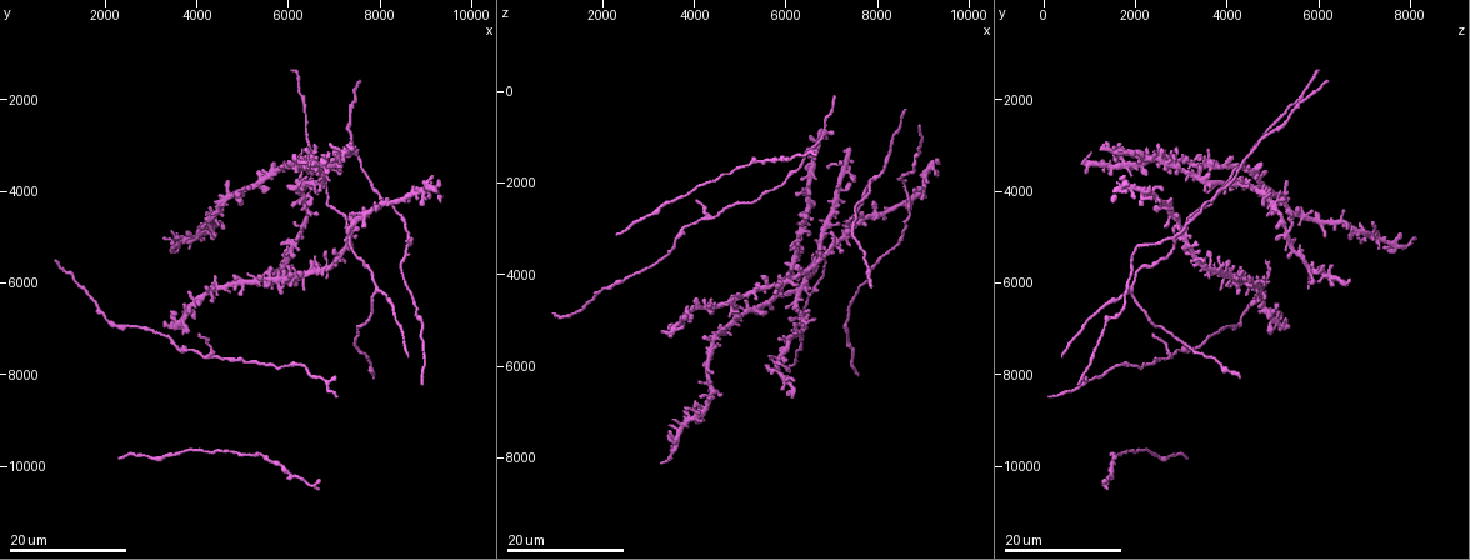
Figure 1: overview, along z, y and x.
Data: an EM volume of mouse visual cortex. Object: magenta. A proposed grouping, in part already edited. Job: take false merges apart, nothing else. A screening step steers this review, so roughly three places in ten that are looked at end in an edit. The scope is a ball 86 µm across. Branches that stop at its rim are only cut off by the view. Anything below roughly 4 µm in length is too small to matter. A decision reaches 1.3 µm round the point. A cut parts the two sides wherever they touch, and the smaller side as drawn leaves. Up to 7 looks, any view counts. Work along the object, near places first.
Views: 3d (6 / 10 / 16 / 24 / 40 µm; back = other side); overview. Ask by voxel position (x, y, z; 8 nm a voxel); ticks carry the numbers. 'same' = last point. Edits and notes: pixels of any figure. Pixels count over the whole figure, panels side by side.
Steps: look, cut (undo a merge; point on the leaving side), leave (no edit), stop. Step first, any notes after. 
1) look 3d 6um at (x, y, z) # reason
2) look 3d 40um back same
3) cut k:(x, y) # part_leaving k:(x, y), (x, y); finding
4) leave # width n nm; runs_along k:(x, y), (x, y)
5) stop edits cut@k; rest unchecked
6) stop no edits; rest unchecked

look 3d 16um at (7350, 5000, 2950)

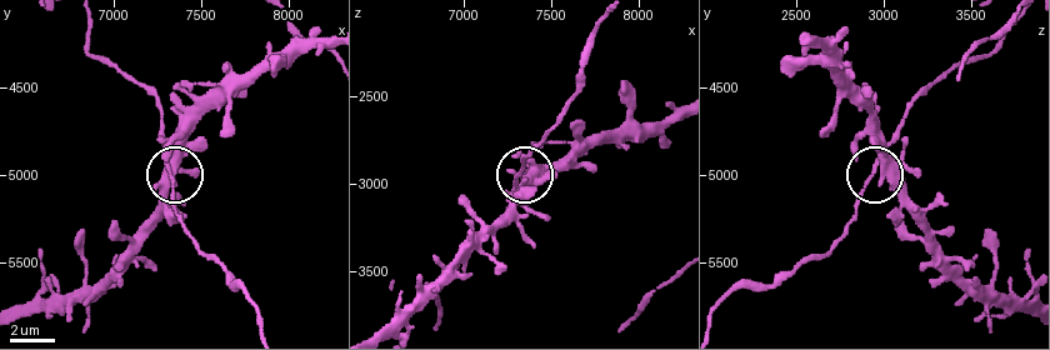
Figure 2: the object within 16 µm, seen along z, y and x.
look 3d 10um at (7320, 5000, 2960)

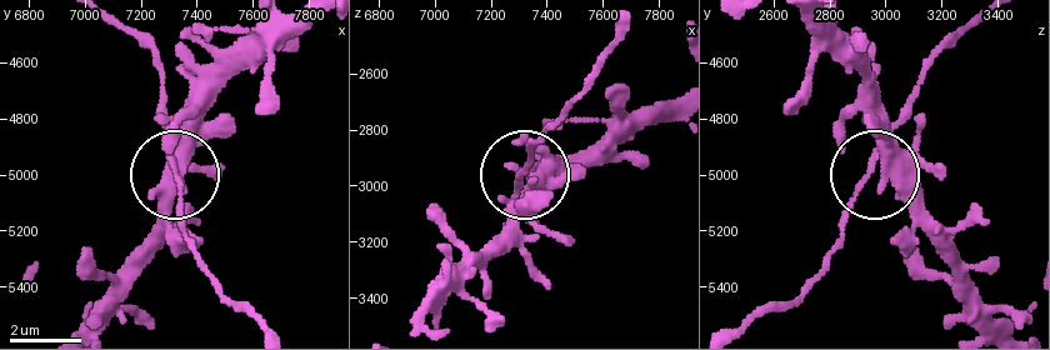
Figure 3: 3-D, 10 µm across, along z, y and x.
leave # width 340 nm; continuous, no second neuron

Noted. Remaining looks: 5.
look 3d 24um at (7750, 5650, 2200) # thick turns thin

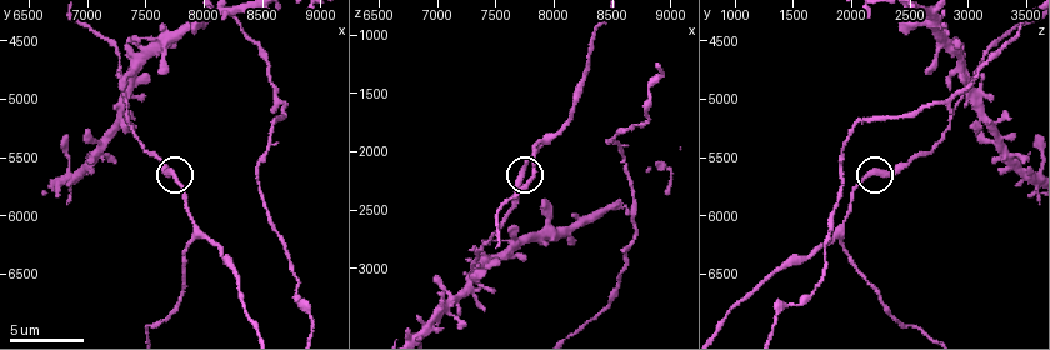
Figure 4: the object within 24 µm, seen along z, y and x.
look 3d 6um at (7740, 5660, 2180)

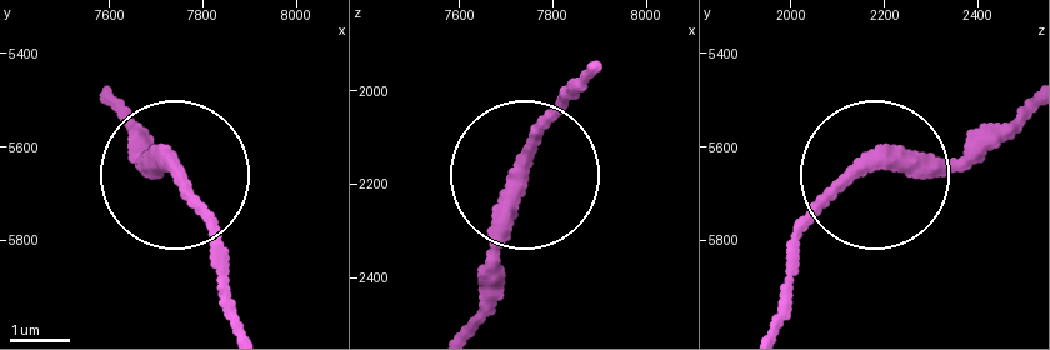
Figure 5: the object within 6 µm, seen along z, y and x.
leave # width 270 nm; runs_along 5:(469, 324), (533, 130), (568, 90); all the same neuron

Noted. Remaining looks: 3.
look 3d 24um at (4350, 7550, 2800) # thin arm on a thick one

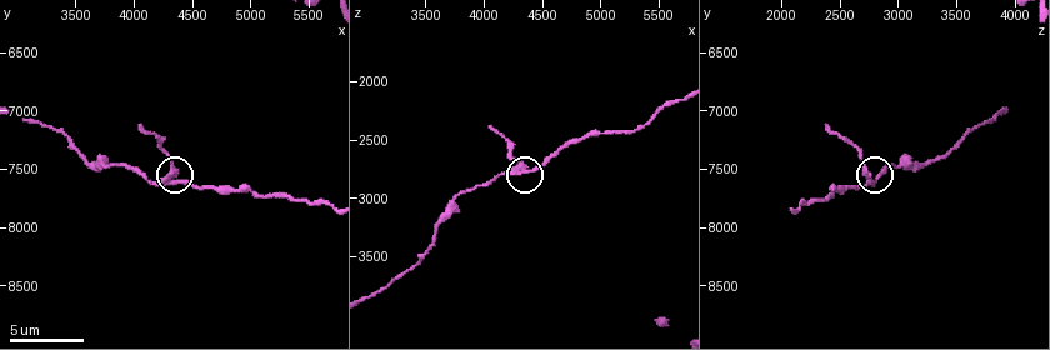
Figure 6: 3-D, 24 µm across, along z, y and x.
look 3d 6um at (4340, 7560, 2760)

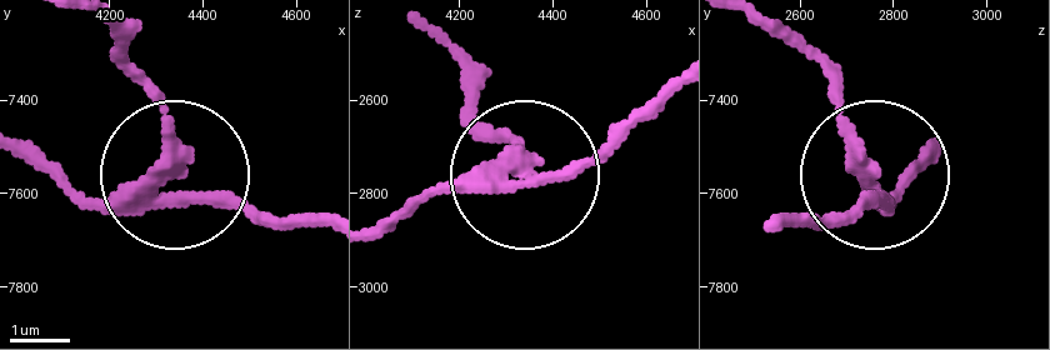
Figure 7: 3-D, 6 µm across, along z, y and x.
cut 7:(171, 125) # arms 3; part_leaving 7:(138, 191), (168, 121), (118, 31); two neurons meet here

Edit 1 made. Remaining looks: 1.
stop edits cut@7; rest unchecked

